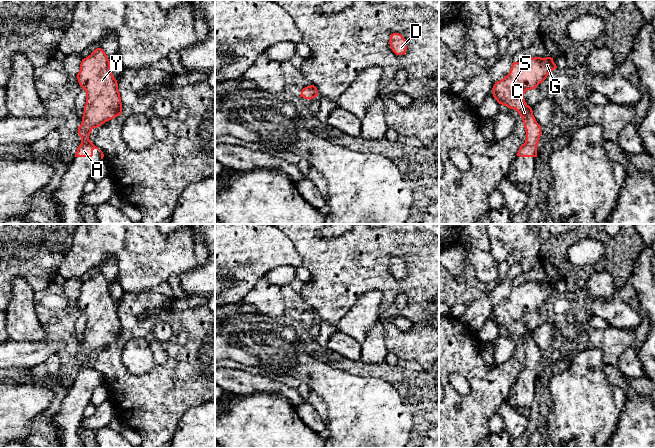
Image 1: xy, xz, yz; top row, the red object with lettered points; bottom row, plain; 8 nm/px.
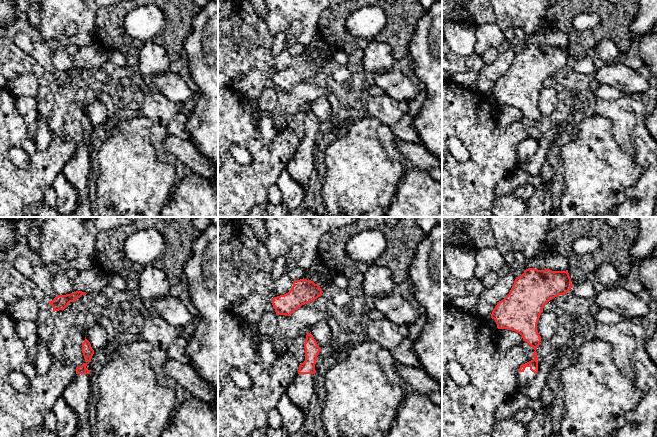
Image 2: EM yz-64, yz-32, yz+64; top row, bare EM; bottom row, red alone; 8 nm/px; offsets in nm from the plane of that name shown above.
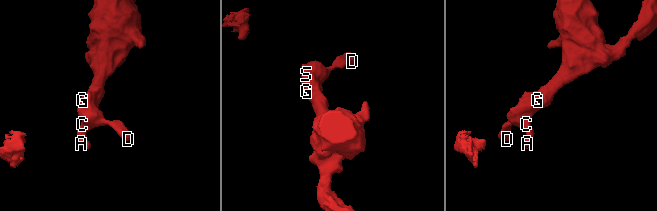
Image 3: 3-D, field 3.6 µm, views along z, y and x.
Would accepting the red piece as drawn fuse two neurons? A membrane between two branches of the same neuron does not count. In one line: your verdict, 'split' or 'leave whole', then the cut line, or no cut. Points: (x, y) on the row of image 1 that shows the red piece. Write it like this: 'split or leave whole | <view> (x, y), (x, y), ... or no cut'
leave whole | no cut

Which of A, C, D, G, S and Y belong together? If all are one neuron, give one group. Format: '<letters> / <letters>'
A C D G S Y

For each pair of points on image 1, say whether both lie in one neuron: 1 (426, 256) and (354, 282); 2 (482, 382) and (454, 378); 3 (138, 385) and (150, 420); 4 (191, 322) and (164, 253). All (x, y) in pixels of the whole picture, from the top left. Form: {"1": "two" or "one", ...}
{"1": "one", "2": "two", "3": "one", "4": "two"}

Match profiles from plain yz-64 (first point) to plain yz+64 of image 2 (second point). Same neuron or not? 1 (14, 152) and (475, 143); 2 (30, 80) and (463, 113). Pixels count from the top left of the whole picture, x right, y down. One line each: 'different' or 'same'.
1: different
2: different

